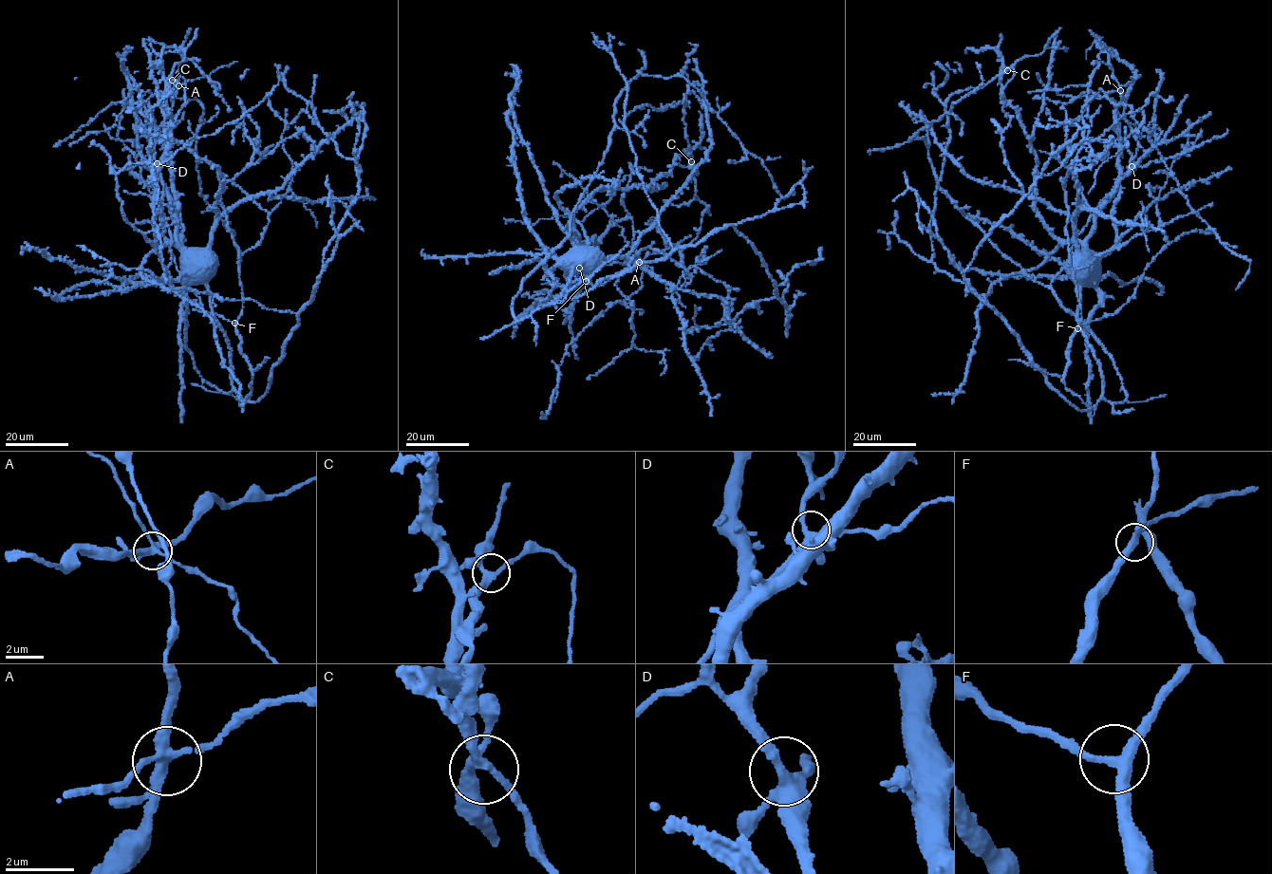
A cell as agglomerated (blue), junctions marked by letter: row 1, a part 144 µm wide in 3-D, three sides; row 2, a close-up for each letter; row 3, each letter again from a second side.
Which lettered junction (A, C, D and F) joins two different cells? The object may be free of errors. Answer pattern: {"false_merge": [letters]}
{"false_merge": ["A"]}

